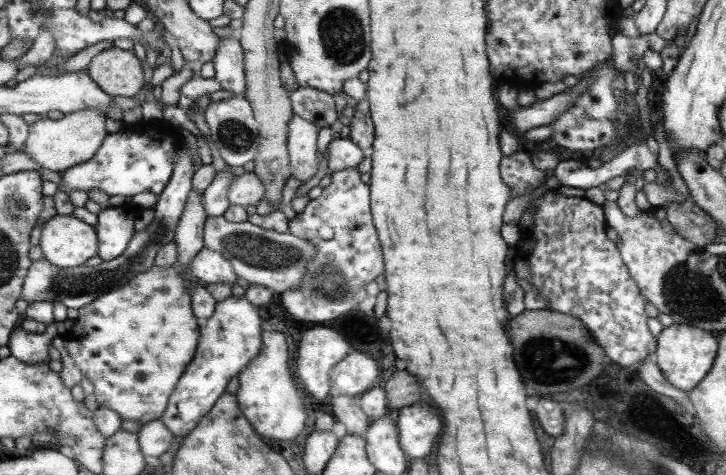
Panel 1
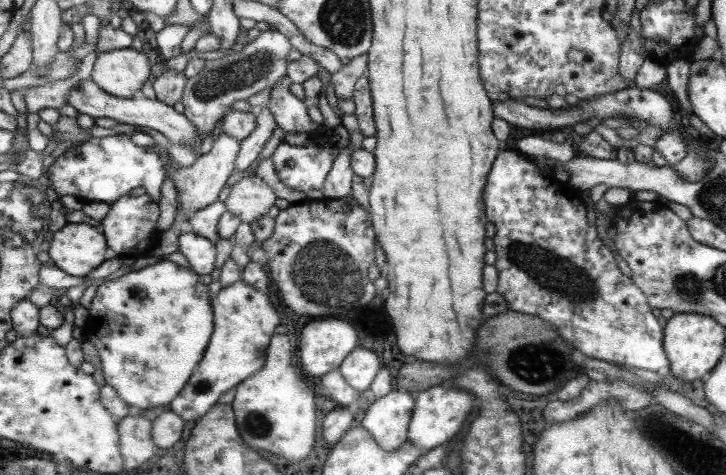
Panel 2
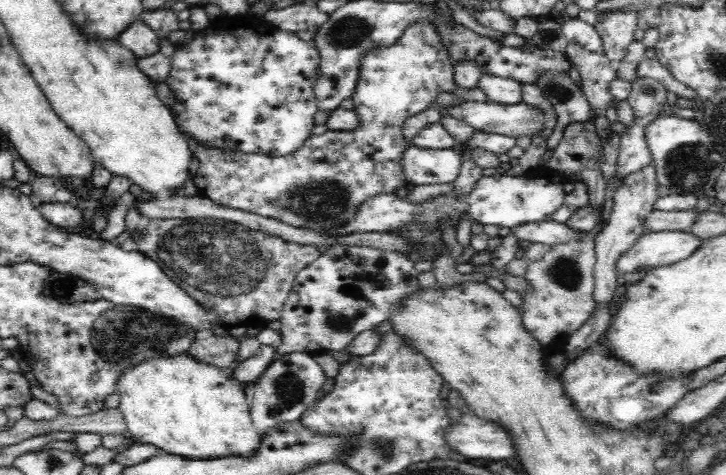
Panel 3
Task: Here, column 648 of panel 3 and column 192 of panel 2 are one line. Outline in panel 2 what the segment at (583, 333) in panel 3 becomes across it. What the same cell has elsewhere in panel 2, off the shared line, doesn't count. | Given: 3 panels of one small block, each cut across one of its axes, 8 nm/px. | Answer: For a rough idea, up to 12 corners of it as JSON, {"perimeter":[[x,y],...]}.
{"perimeter":[[219,134],[191,166],[163,168],[185,222],[217,200],[240,142]]}

